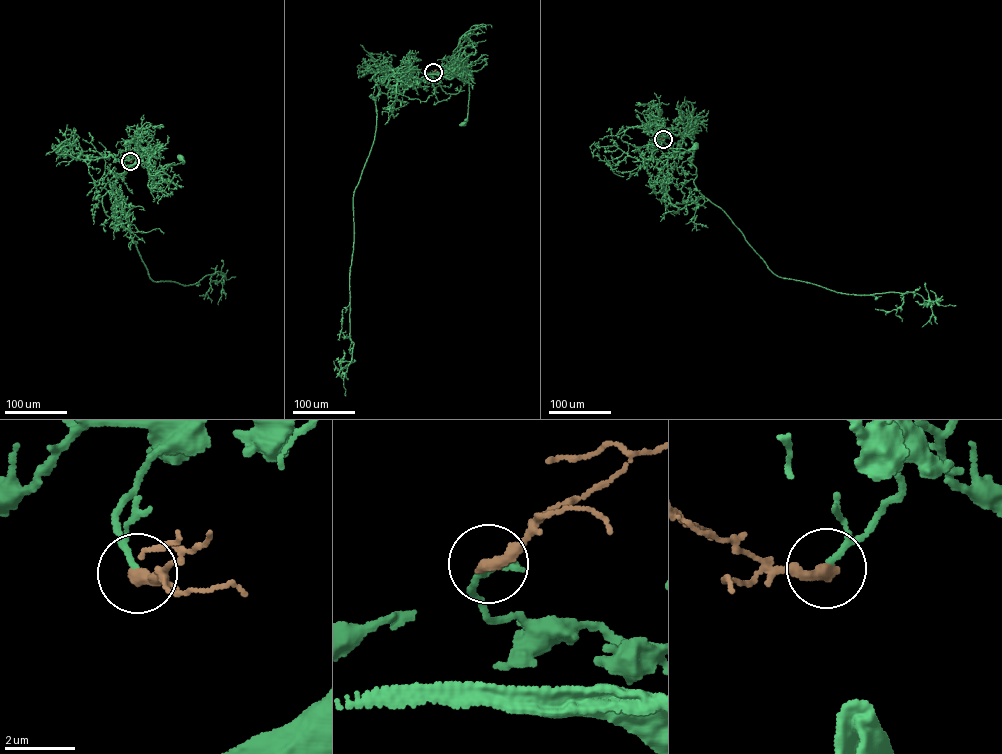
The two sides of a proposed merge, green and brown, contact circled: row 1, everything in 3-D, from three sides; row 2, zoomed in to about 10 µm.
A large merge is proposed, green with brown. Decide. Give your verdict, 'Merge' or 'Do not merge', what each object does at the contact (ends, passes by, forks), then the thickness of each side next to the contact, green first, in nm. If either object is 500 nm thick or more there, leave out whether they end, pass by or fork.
Merge. At the ring green passes by. At the ring brown ends. Thickness 120 nm (green) against 380 nm

